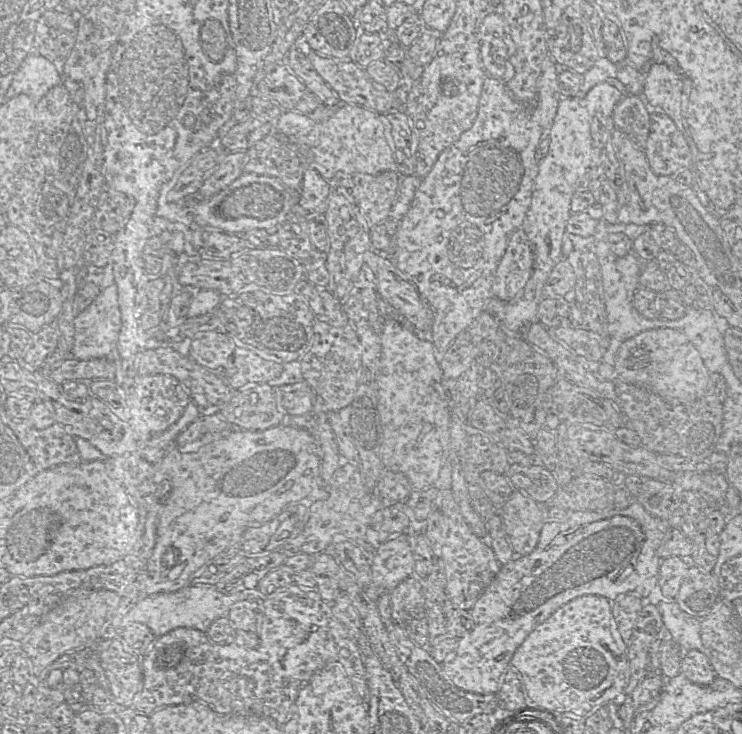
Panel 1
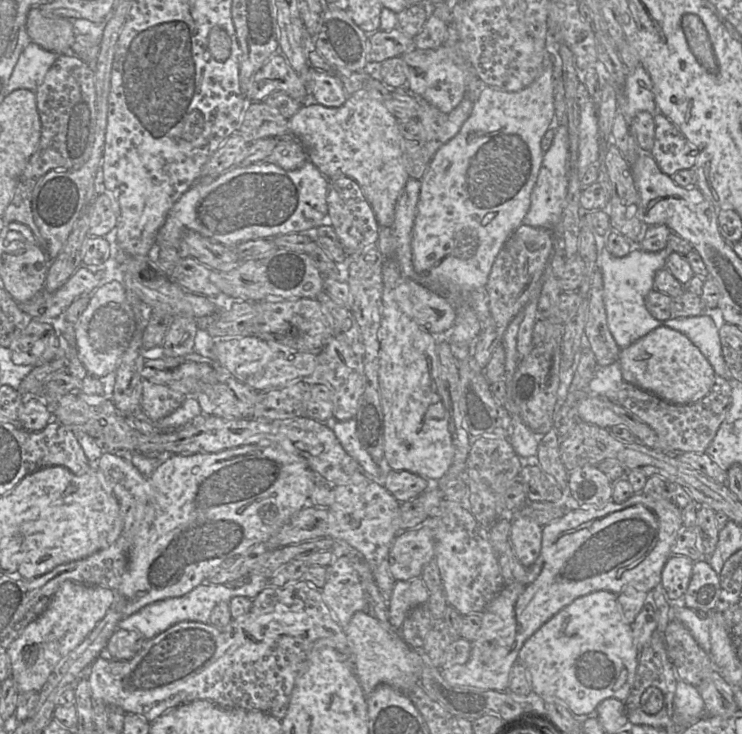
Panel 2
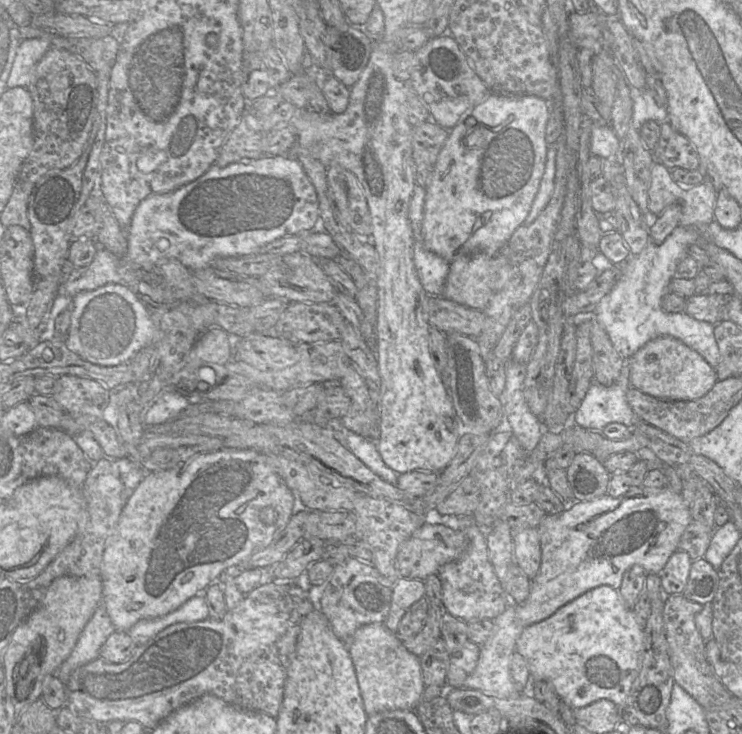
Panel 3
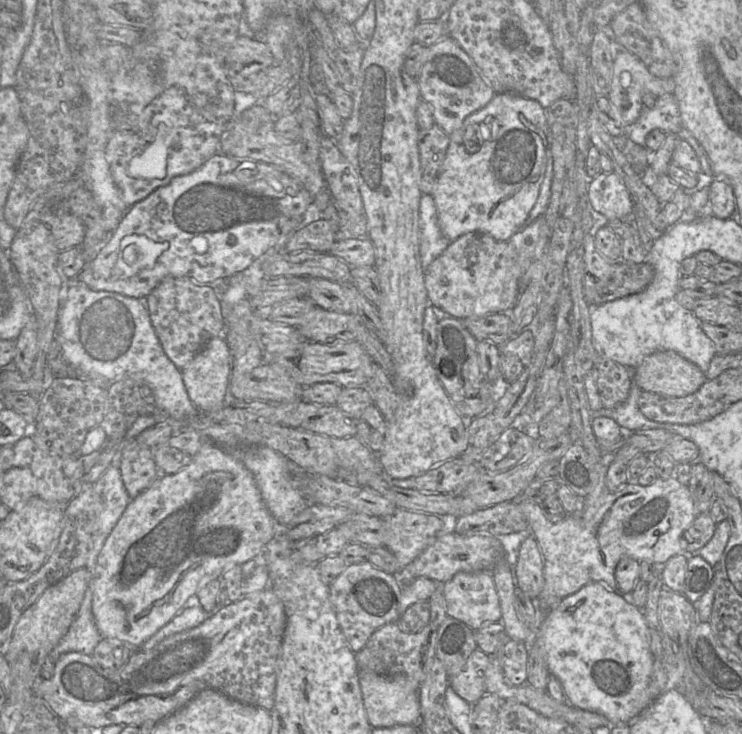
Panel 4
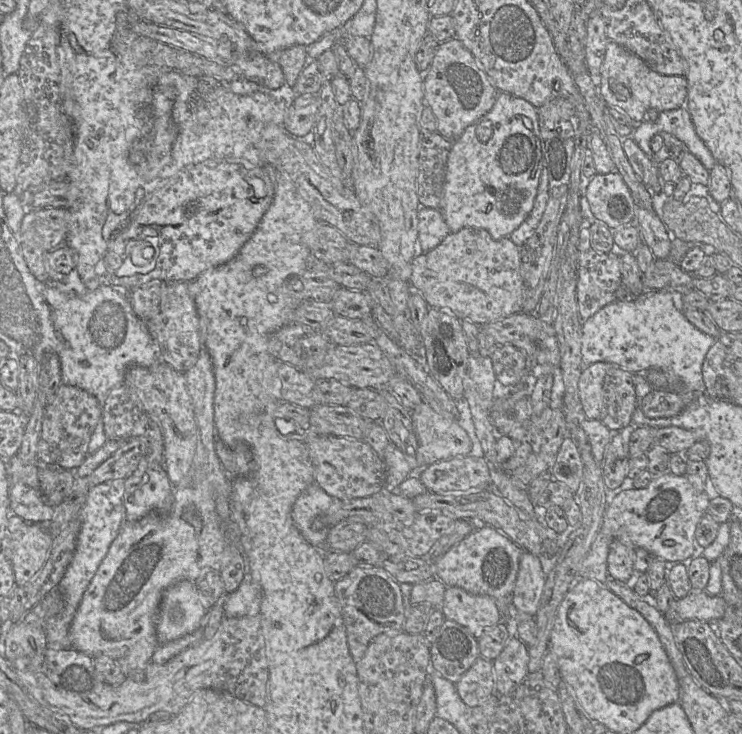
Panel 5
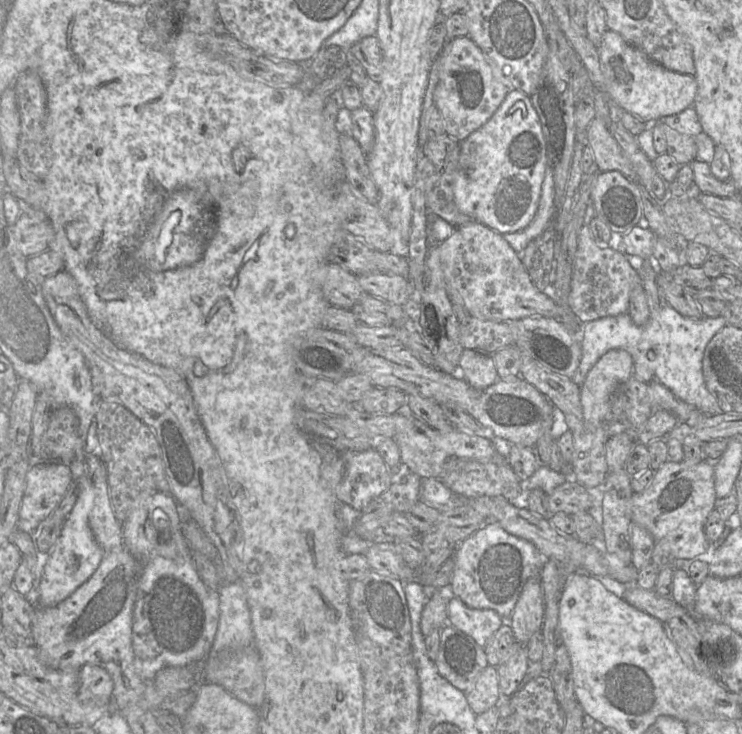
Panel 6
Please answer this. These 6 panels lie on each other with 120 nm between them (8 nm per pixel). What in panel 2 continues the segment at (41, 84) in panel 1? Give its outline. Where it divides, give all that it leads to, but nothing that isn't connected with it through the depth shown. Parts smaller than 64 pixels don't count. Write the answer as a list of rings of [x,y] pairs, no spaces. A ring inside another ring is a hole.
[[[30,42],[21,53],[10,77],[7,93],[25,88],[35,92],[54,64],[58,54]]]

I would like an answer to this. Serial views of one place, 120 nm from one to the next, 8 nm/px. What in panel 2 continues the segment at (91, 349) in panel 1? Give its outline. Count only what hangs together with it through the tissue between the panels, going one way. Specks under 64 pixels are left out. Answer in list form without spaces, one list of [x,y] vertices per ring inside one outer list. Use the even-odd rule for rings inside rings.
[[[112,281],[99,286],[75,324],[79,360],[88,374],[98,378],[115,374],[136,328],[136,315],[127,299],[124,285],[119,281]]]

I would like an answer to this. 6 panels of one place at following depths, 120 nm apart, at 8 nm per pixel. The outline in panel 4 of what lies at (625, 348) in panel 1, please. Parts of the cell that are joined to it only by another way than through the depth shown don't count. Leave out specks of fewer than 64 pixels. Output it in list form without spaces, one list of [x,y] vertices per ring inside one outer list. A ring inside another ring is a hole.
[[[671,350],[647,355],[635,369],[634,382],[642,391],[666,397],[685,397],[707,381],[697,365]]]

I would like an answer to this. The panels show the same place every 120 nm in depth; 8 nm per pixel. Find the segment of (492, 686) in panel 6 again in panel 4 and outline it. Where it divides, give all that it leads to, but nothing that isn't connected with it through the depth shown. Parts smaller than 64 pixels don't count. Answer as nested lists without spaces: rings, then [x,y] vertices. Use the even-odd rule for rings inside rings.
[[[478,647],[468,657],[462,671],[449,677],[448,685],[464,701],[473,705],[486,694],[485,673],[490,656]]]

